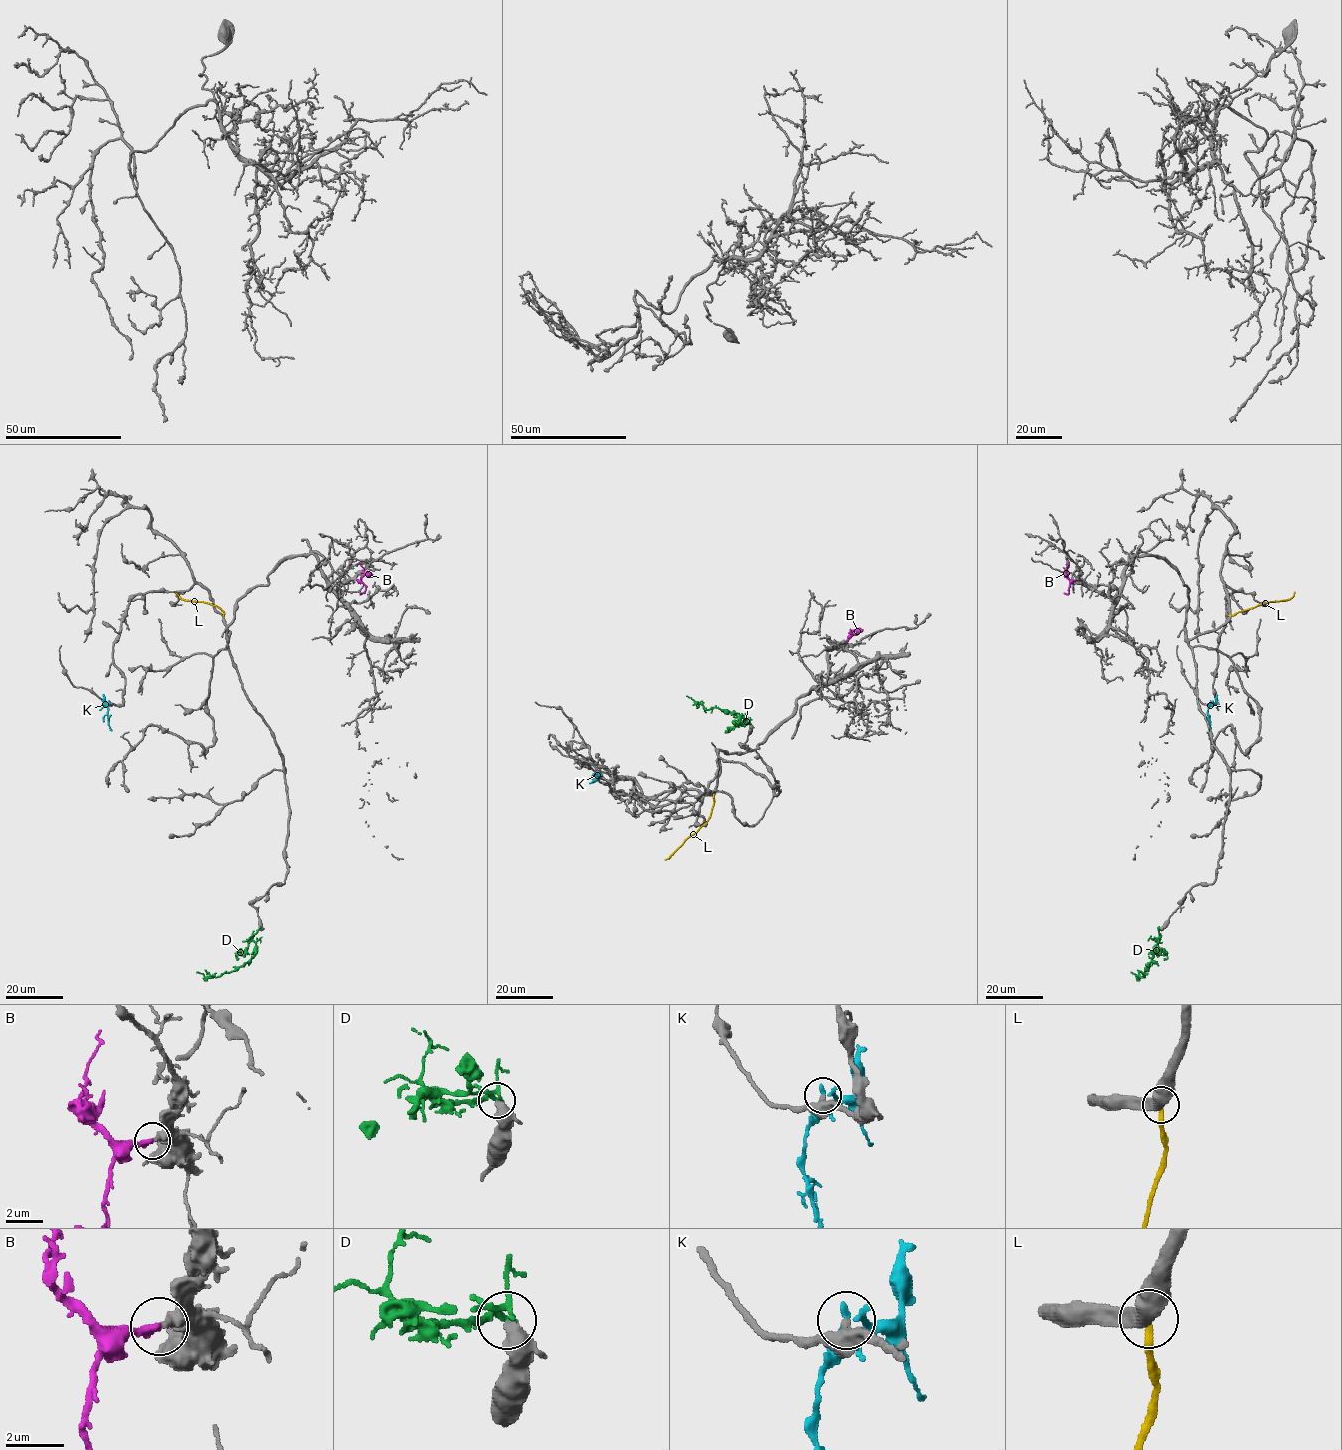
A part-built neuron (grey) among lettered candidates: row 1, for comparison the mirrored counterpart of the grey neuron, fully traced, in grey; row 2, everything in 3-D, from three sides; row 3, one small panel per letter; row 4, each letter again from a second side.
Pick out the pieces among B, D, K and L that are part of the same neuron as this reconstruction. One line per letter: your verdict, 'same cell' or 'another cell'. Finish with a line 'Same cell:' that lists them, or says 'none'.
B: same cell
D: another cell
K: another cell
L: another cell
Same cell: B

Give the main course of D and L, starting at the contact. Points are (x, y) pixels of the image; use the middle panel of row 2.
D: (749, 723), (741, 723), (745, 719), (719, 708), (705, 709), (686, 696)
L: (713, 795), (709, 818), (664, 859)

